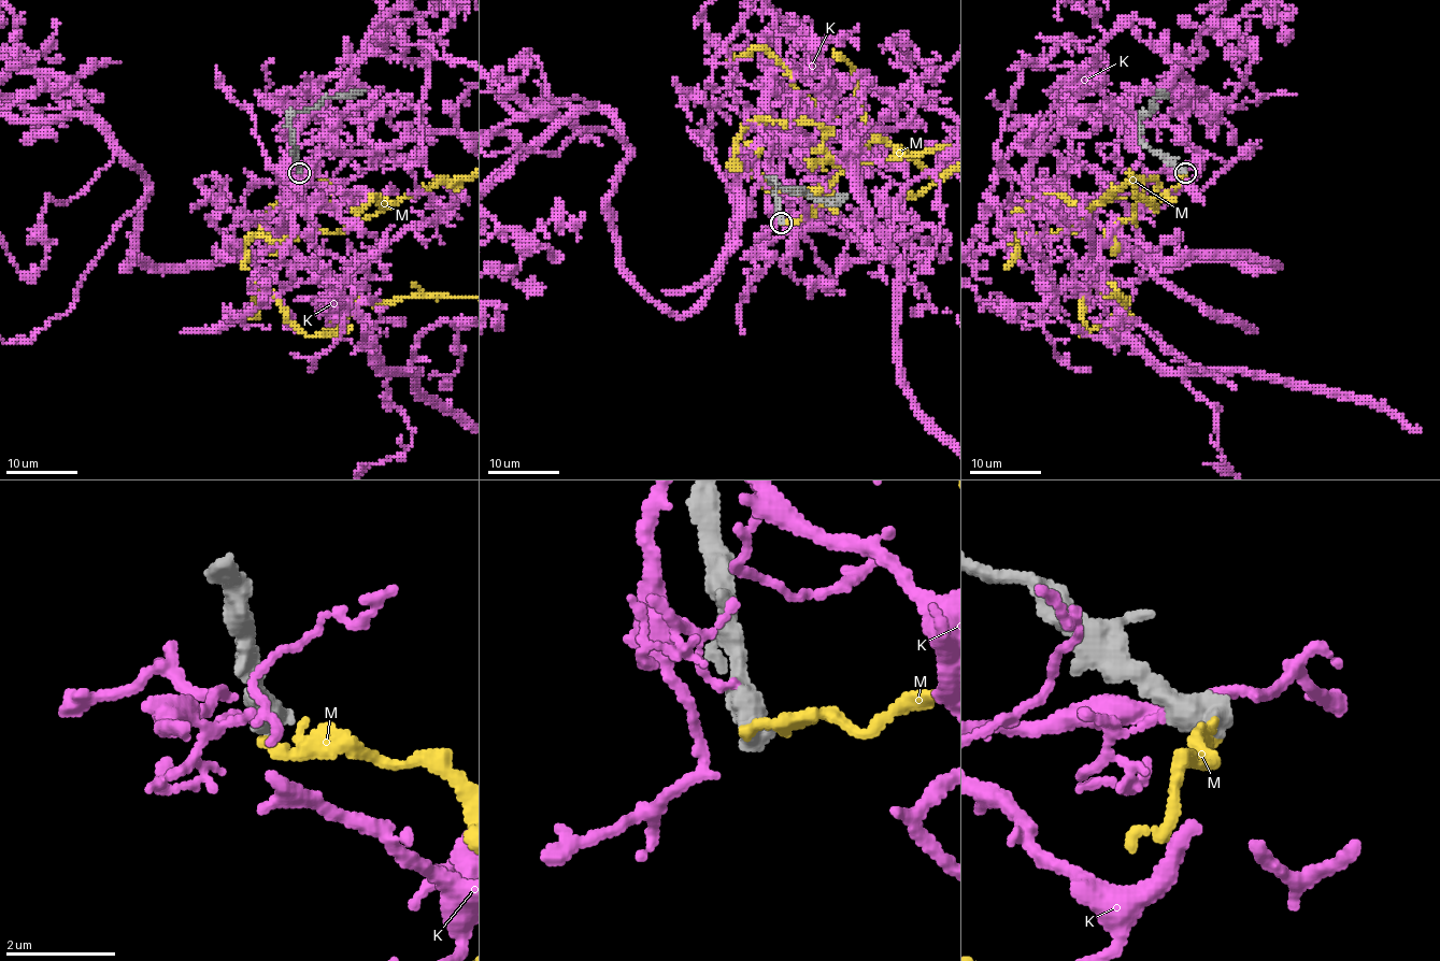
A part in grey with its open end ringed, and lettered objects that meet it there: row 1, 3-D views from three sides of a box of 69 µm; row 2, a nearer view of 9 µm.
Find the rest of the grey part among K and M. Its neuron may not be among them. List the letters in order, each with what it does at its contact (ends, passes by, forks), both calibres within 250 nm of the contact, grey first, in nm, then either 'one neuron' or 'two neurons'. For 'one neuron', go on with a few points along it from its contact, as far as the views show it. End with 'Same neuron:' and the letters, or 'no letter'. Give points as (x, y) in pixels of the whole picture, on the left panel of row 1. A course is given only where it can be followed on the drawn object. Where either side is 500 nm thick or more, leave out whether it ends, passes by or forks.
K: calibres 600 and 120 nm; two neurons
M: calibres 550 and 240 nm; one neuron
Same neuron: M

